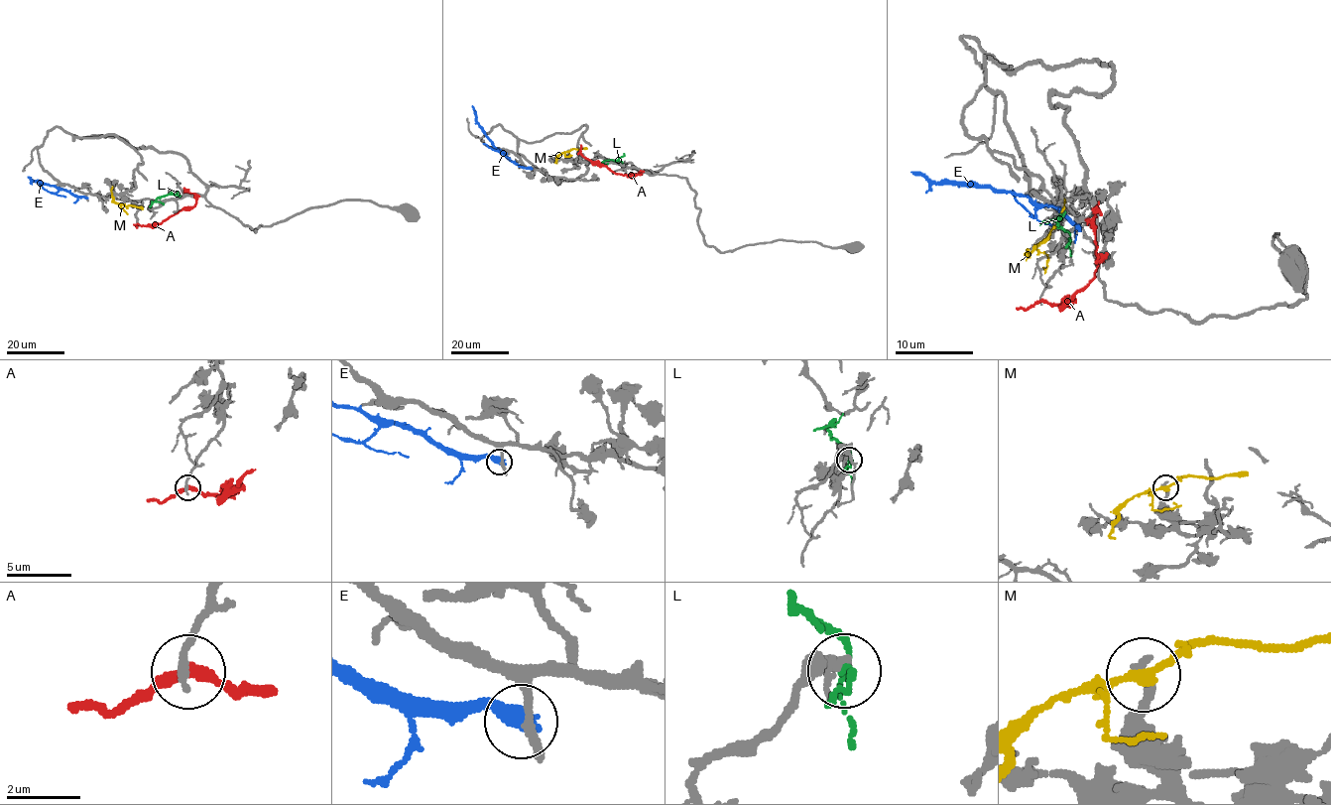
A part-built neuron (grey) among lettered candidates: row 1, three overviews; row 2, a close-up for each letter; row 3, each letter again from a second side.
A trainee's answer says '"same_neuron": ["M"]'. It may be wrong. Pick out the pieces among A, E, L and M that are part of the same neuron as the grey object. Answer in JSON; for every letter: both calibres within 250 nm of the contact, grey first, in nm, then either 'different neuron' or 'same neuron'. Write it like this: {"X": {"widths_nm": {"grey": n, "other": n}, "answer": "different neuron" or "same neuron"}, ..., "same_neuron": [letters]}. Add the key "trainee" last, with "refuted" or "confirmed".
{"A": {"widths_nm": {"grey": 340, "other": 260}, "answer": "different neuron"}, "E": {"widths_nm": {"grey": 340, "other": 550}, "answer": "different neuron"}, "L": {"widths_nm": {"grey": 320, "other": 100}, "answer": "different neuron"}, "M": {"widths_nm": {"grey": 300, "other": 240}, "answer": "same neuron"}, "same_neuron": ["M"], "trainee": "confirmed"}

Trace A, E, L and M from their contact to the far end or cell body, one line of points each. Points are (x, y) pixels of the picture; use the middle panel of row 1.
A: (581, 154), (615, 173), (640, 175), (628, 175)
E: (531, 167), (516, 165), (497, 149), (477, 121), (472, 106)
L: (600, 164), (605, 161), (617, 161), (624, 153)
M: (568, 151), (558, 156), (556, 163)

